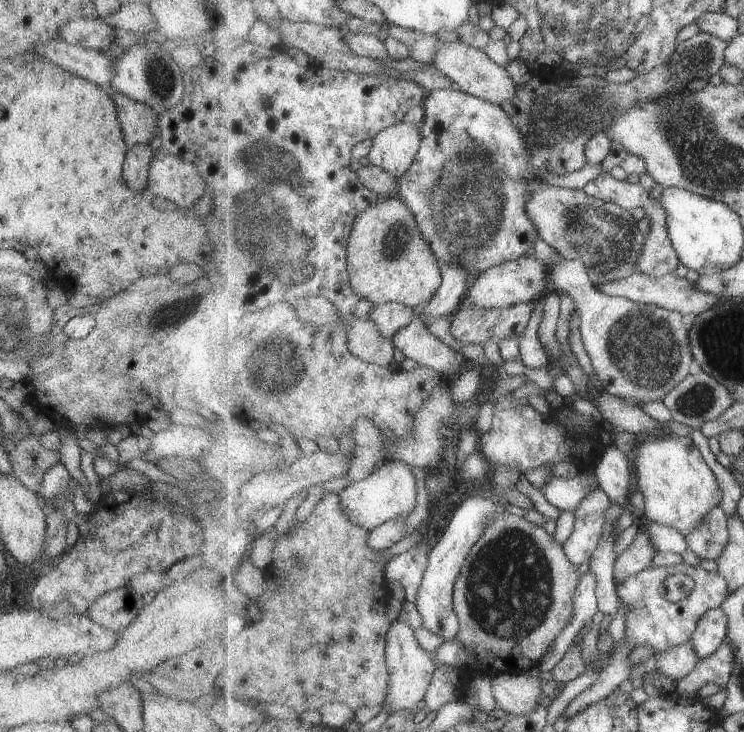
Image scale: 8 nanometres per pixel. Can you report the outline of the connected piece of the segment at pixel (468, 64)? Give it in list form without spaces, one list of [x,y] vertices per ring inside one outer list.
[[[462,40],[455,43],[442,43],[433,63],[443,74],[451,78],[459,89],[473,97],[495,105],[514,102],[517,97],[518,86],[504,66],[491,59],[485,51],[467,45]]]

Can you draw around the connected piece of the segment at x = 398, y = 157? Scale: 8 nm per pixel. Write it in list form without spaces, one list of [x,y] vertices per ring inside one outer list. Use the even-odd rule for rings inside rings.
[[[406,121],[388,127],[375,139],[370,164],[401,178],[412,165],[421,149],[423,136],[421,126]]]

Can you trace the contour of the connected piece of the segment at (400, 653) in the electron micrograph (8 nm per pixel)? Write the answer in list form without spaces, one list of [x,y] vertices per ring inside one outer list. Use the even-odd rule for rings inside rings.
[[[398,618],[391,624],[386,652],[387,665],[390,668],[390,694],[386,699],[389,714],[401,709],[414,712],[426,698],[433,672],[436,670],[436,662],[431,653],[421,648],[415,630]]]

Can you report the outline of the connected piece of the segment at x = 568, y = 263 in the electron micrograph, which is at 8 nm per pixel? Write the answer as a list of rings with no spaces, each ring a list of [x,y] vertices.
[[[563,260],[549,264],[550,286],[557,292],[566,293],[575,303],[575,308],[583,314],[582,336],[587,352],[591,356],[603,390],[623,398],[633,400],[635,404],[645,406],[655,400],[662,401],[676,384],[683,382],[691,372],[694,355],[690,346],[687,326],[683,314],[670,311],[660,306],[633,303],[625,297],[612,297],[597,290],[597,285],[590,279],[587,268],[580,260]]]

